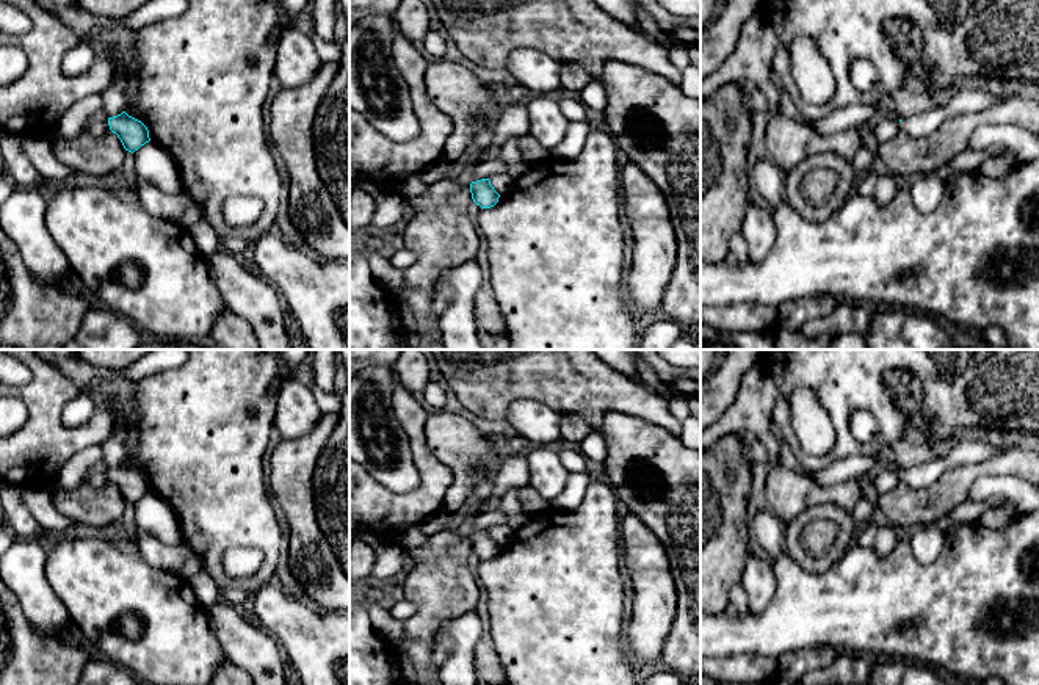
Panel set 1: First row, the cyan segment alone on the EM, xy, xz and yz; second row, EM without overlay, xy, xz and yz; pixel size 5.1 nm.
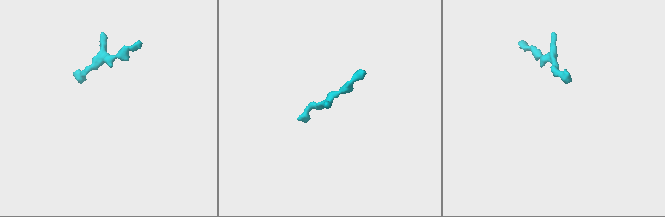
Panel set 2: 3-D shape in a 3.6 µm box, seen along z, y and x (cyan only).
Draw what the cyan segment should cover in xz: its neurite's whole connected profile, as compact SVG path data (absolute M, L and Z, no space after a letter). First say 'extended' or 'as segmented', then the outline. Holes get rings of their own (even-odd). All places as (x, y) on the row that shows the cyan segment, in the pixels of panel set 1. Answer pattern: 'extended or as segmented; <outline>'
as segmented; M489 179L470 183L472 199L481 208L491 208L498 202L500 194L494 190Z

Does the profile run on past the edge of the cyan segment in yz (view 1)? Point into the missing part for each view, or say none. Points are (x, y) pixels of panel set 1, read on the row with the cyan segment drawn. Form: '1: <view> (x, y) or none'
1: none

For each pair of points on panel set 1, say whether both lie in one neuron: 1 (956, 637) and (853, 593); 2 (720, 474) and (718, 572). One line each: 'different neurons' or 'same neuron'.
1: same neuron
2: same neuron

